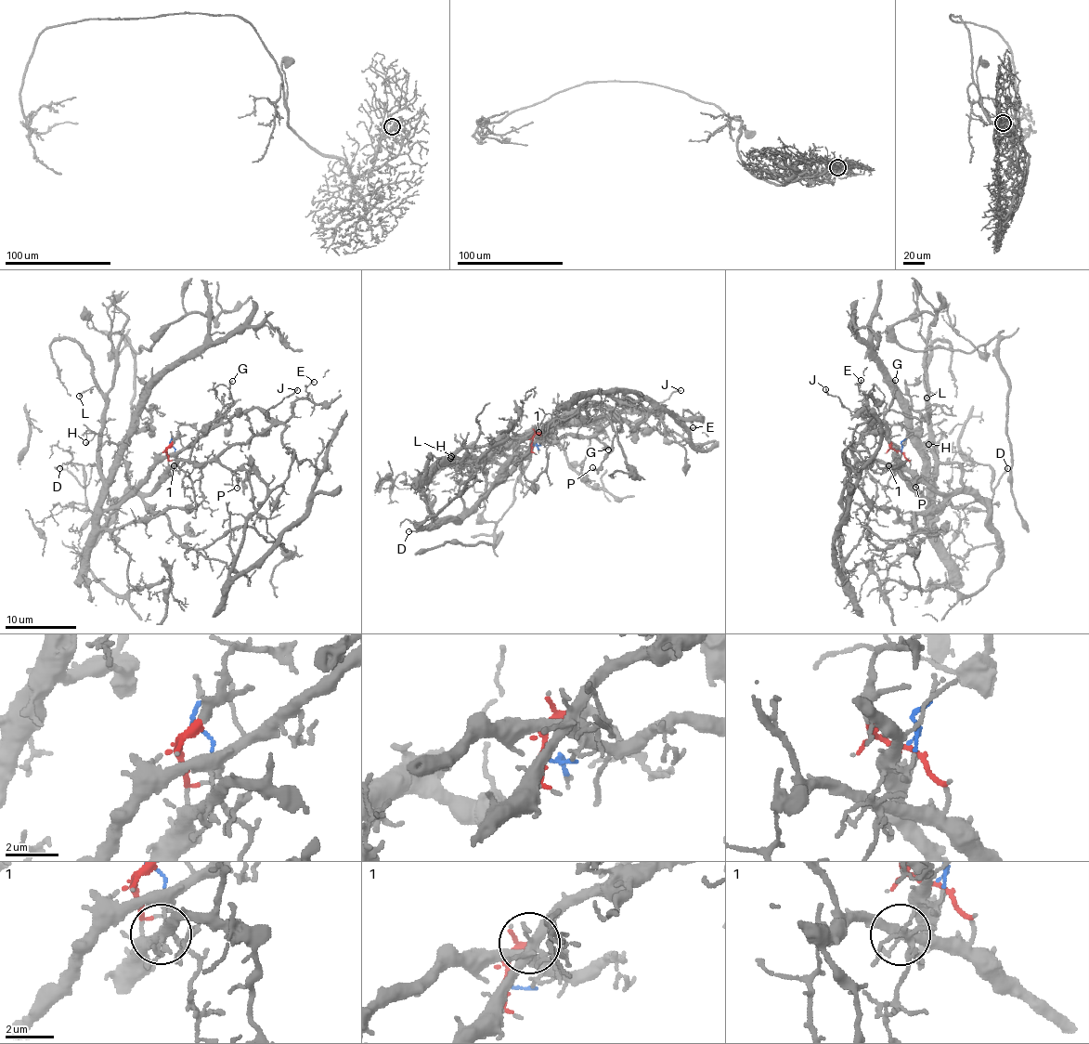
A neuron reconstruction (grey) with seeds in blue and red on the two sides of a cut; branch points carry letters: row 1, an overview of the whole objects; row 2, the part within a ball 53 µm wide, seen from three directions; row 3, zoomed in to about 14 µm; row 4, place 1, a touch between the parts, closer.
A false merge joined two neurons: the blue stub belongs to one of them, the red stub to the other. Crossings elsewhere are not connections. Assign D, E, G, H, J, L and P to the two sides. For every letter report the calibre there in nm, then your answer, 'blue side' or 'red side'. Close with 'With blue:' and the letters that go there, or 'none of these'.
D: calibre 140 nm; red side
E: calibre 120 nm; red side
G: calibre 180 nm; blue side
H: calibre 160 nm; blue side
J: calibre 150 nm; blue side
L: calibre 180 nm; blue side
P: calibre 120 nm; red side
With blue: G, H, J, L

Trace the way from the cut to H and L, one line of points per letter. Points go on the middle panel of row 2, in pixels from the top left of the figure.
H: (532, 441), (538, 445), (541, 443), (535, 437), (512, 437), (476, 460), (456, 462), (464, 467), (450, 458)
L: (532, 441), (541, 443), (535, 437), (512, 437), (476, 460), (456, 462), (464, 467), (475, 461), (451, 455)

